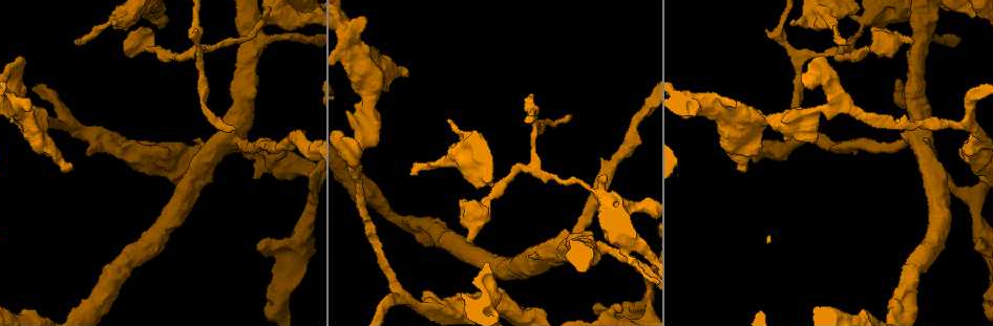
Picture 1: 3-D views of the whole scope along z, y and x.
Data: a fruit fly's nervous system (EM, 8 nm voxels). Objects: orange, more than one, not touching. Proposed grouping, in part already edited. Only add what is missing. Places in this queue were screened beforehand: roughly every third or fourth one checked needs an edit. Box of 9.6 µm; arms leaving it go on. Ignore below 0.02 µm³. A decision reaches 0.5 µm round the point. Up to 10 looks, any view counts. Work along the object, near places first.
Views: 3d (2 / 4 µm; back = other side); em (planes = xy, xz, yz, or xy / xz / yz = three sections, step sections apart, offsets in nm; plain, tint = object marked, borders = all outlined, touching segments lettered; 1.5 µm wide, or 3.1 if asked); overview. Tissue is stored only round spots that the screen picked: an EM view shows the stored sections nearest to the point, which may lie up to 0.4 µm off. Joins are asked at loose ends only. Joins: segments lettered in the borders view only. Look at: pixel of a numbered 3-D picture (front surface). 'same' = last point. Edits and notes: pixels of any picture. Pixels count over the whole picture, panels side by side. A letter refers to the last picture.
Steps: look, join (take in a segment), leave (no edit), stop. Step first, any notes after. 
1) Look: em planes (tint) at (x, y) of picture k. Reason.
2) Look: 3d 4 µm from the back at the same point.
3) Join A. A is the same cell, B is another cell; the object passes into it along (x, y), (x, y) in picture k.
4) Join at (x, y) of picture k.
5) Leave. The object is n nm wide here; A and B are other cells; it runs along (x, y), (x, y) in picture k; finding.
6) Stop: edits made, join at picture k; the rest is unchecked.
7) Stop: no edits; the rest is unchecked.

Look: em xz step 4 (plain) at (571, 114) of picture 1. End of a long branch.

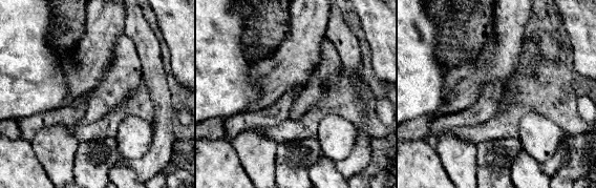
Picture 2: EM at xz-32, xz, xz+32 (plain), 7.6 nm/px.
Look: em xz step 4 (borders) at the same point. What lies round it.

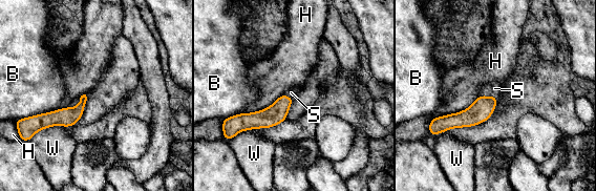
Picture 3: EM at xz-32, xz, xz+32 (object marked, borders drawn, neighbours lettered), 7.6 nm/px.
Join S. S is the same cell, B, H and W are other cells; the object passes into it along (482, 109), (488, 97), (494, 88) in picture 3; it goes on there.

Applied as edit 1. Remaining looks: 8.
Look: overview.

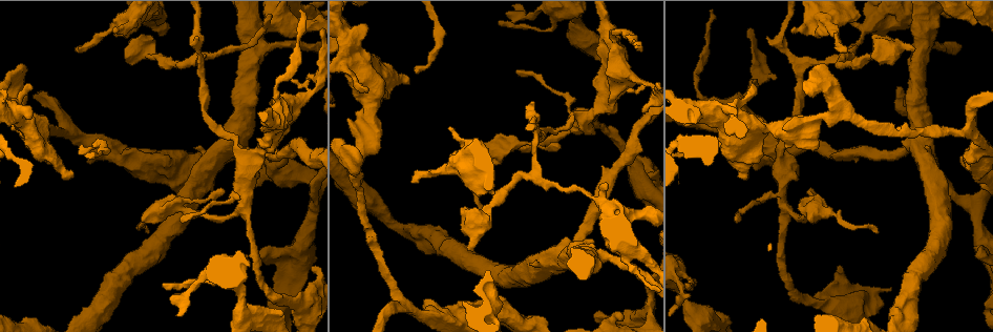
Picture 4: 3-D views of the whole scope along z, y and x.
Look: 3d 2 µm at (846, 52) of picture 4. Branch stops here.

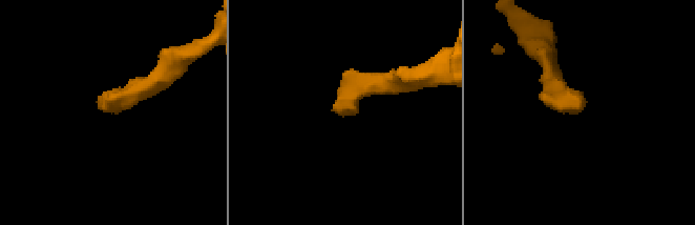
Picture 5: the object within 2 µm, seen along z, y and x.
Look: em planes (borders) at (335, 111) of picture 5.

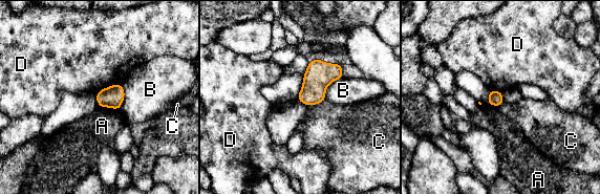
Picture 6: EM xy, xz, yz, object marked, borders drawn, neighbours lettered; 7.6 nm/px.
Leave. A, B, C and D are other cells; a border runs along (325, 100), (307, 106) in picture 6; none of them fits.

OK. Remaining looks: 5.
Look: em planes (borders) at (912, 48) of picture 4. Long arm stops here.

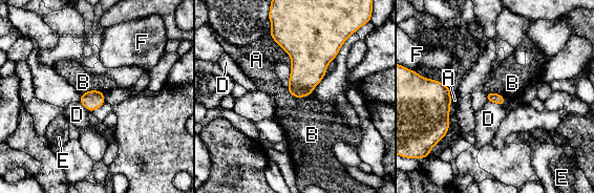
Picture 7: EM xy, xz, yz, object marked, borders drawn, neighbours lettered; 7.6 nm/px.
Leave. A, B, D, E and F are other cells; a border runs along (287, 88), (293, 97), (311, 93) in picture 7; no lettered segment goes on from it.

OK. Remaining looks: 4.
Look: 3d 4 µm from the back at (260, 256) of picture 4. An open end.

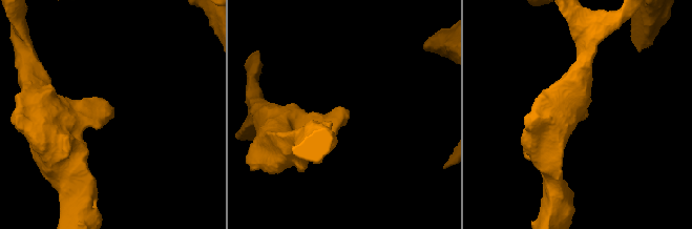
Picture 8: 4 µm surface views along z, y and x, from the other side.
Look: em planes (borders) at (349, 110) of picture 8. Shape alone is not enough.

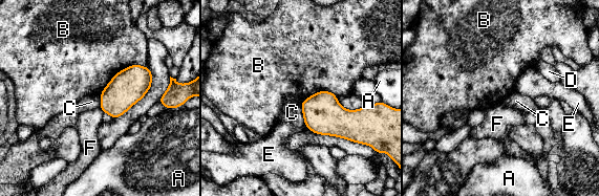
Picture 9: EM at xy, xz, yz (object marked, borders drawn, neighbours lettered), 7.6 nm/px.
Leave. A, B, C, D, E and F are other cells; no lettered segment goes on from it.

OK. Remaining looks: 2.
Stop: edits made, join at picture 3; the rest is unchecked.

